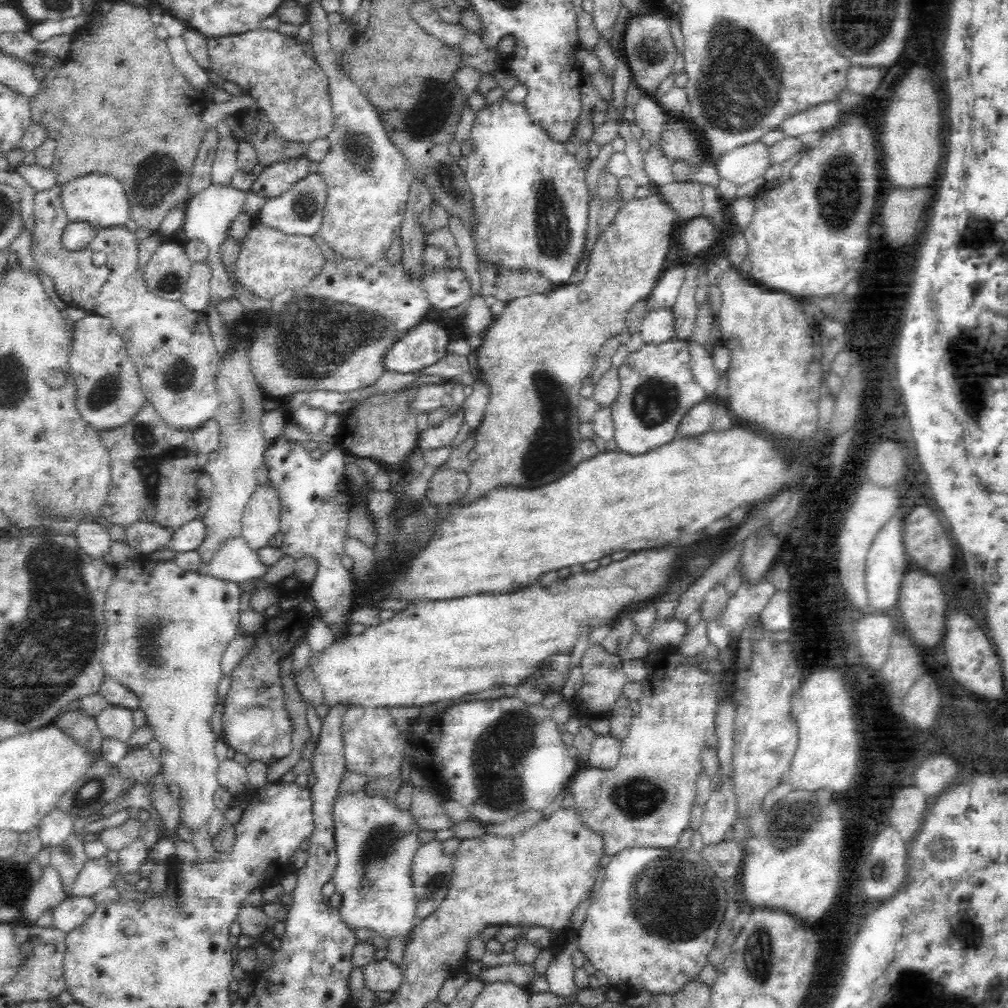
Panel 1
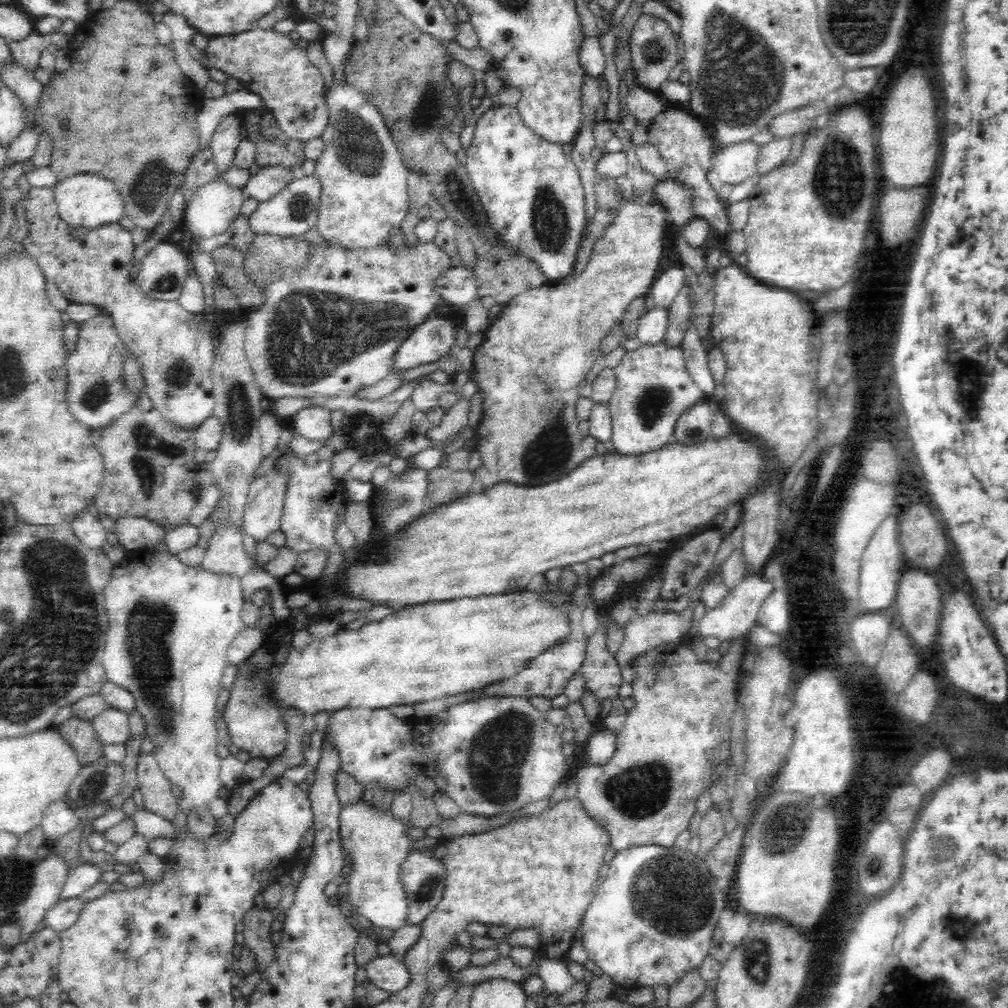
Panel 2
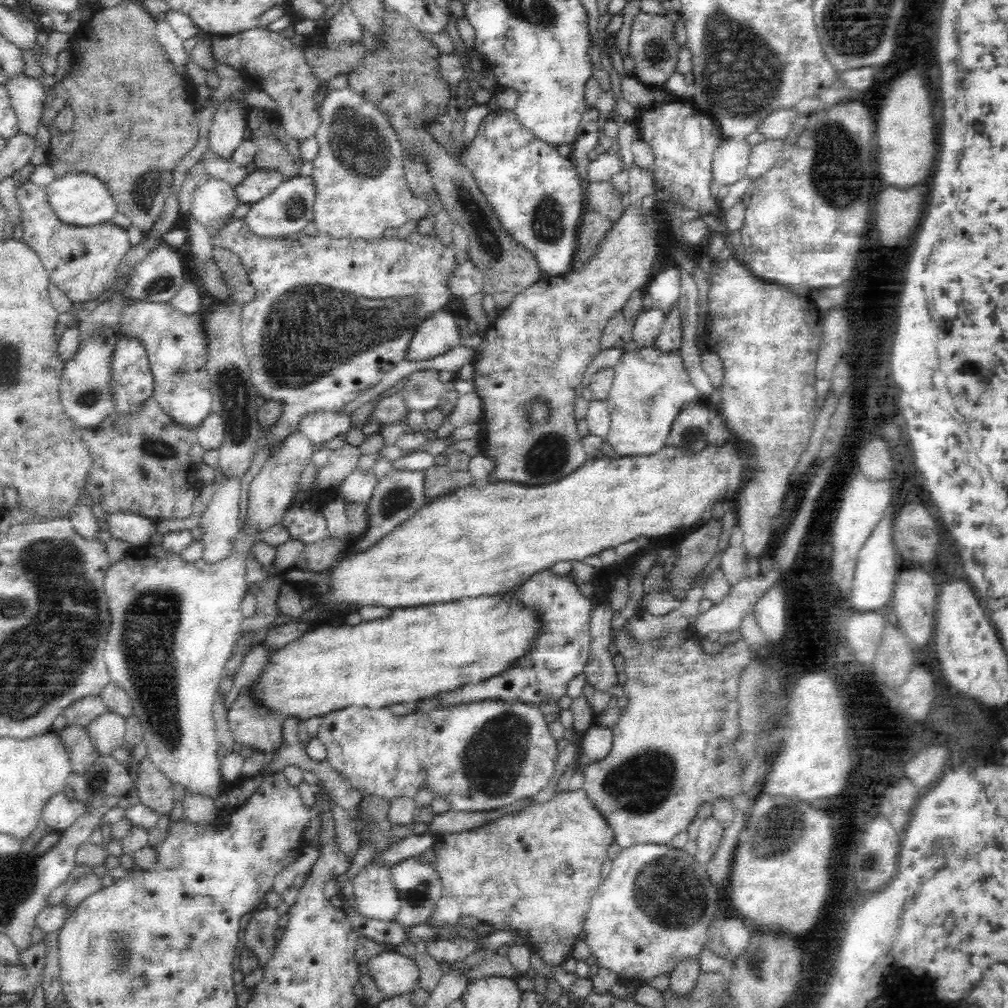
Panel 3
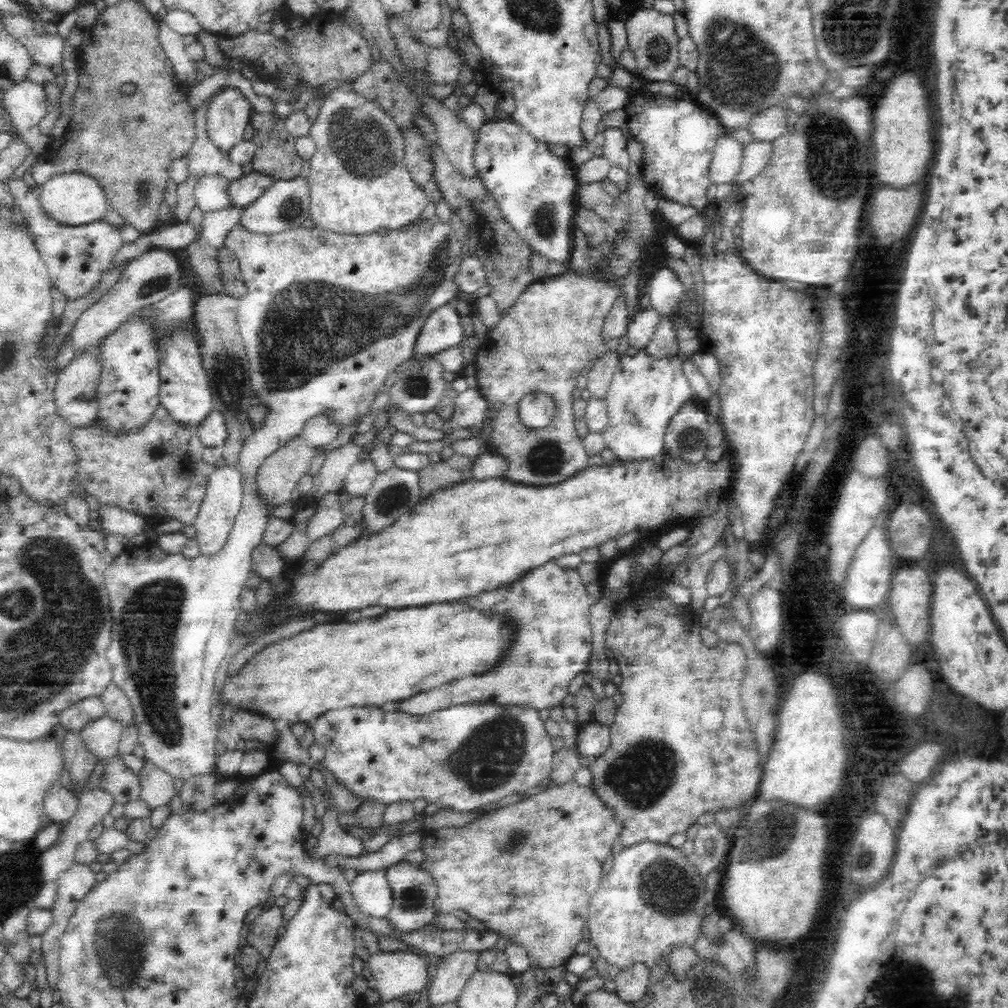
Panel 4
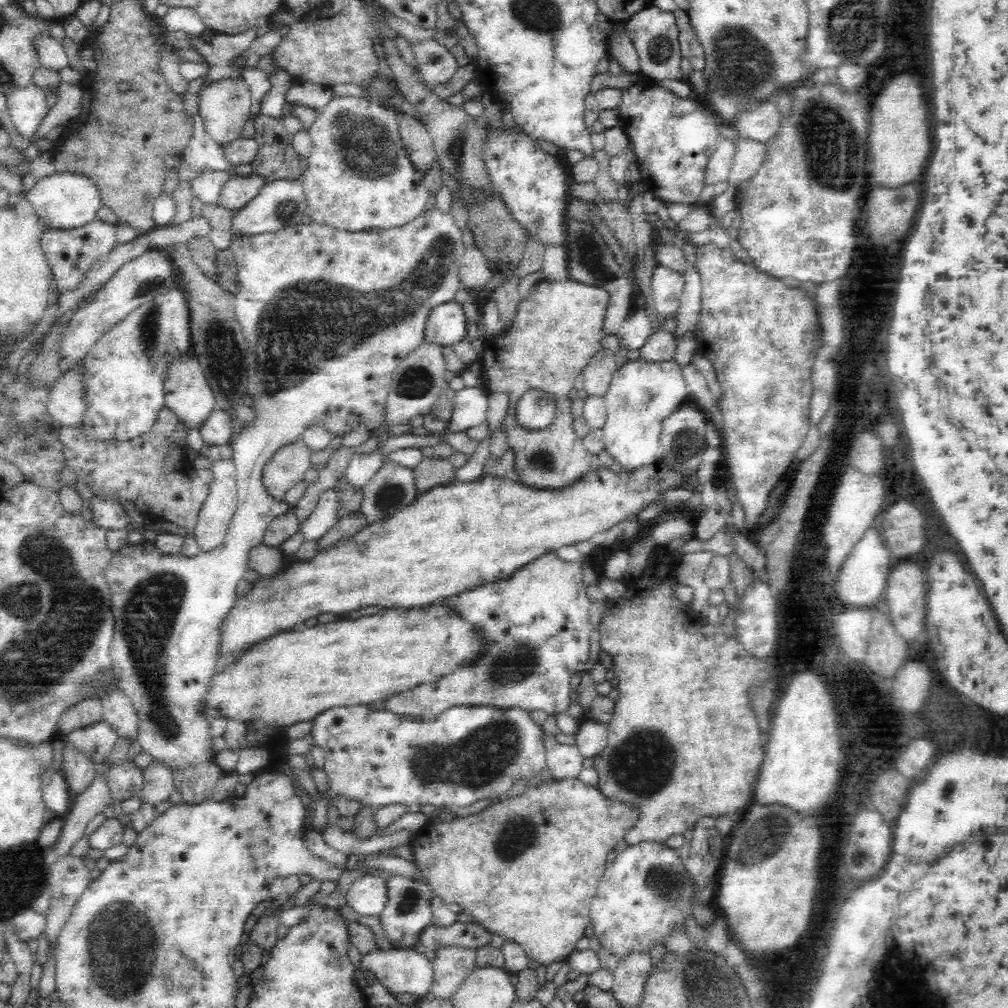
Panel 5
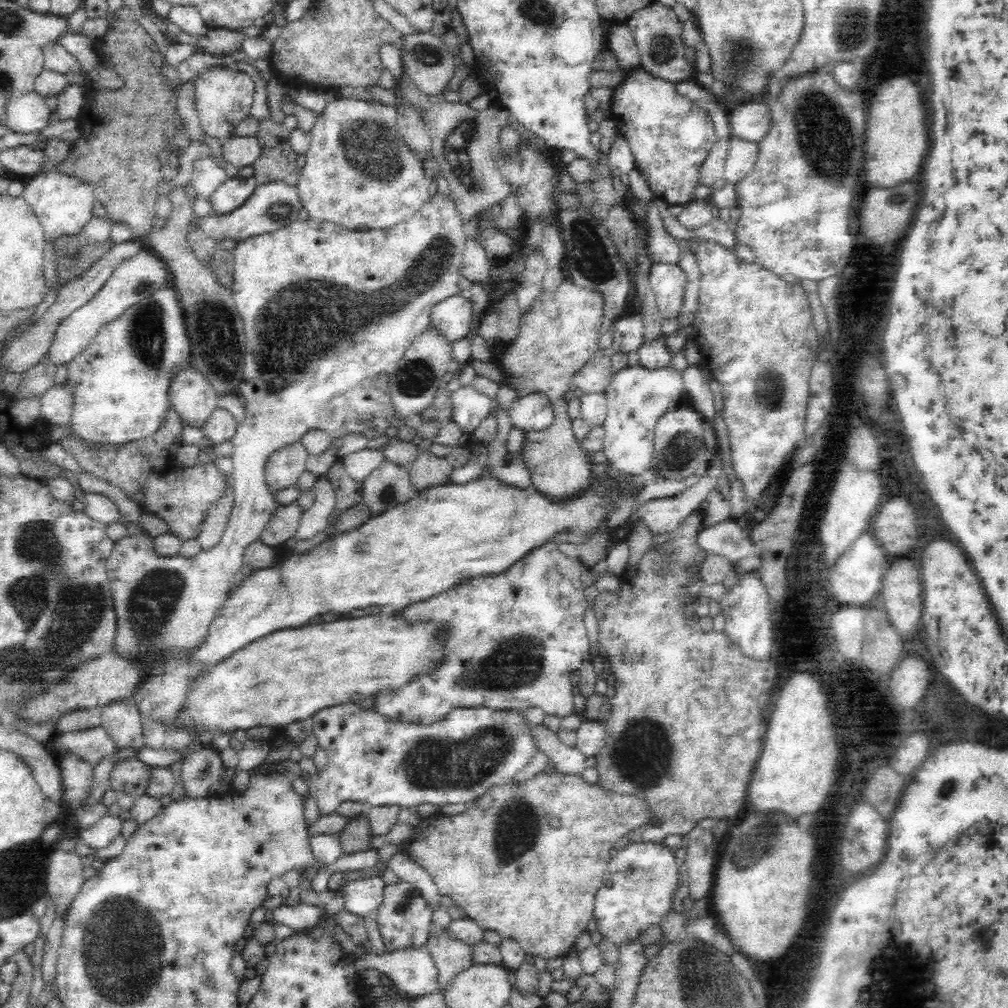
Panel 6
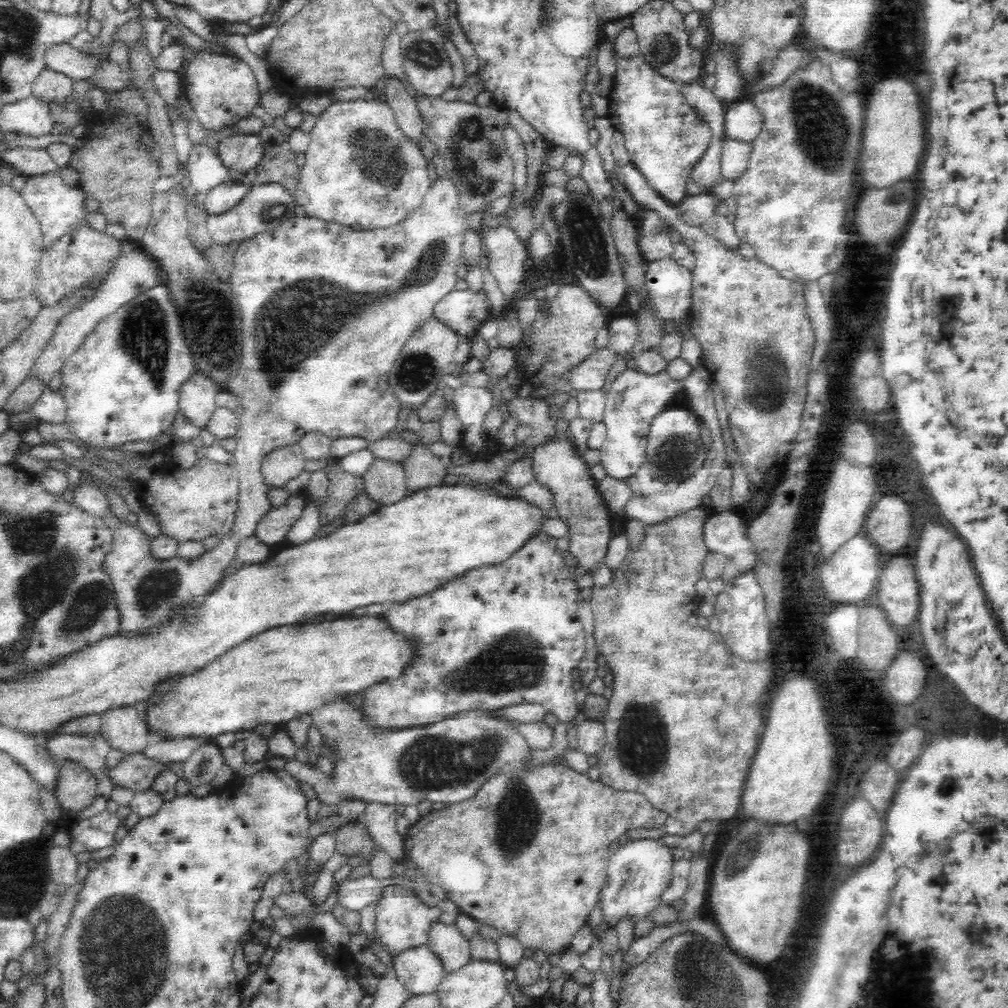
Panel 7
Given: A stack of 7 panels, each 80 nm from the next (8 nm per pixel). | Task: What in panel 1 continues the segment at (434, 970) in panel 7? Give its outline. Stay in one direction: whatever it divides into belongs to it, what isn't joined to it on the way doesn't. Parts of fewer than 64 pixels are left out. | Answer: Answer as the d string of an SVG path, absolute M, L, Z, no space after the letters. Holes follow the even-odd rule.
M386 957L365 964L363 975L365 976L365 986L375 993L395 991L403 983L403 972L400 965Z

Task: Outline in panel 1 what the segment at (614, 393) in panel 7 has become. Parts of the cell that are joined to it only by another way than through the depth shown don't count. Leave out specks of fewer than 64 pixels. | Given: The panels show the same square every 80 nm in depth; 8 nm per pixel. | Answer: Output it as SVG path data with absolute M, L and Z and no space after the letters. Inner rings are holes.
M678 339L662 344L643 343L639 350L628 354L617 368L620 388L610 405L616 450L631 455L646 454L676 437L680 419L707 396L694 380L688 361L686 341Z

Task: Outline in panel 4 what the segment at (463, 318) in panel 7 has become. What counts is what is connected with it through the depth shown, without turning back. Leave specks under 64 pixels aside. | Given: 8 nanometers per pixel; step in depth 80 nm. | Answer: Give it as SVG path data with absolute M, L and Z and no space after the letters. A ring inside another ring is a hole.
M449 303L434 308L420 331L415 353L438 353L457 346L465 338L460 314Z

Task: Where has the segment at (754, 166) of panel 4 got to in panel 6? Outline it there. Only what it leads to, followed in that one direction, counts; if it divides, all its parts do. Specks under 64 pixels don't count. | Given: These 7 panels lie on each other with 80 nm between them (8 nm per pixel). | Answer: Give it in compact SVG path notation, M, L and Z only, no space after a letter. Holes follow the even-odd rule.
M731 137L728 142L728 151L724 156L723 178L726 182L736 184L738 180L742 180L754 160L756 160L757 142L747 142Z

